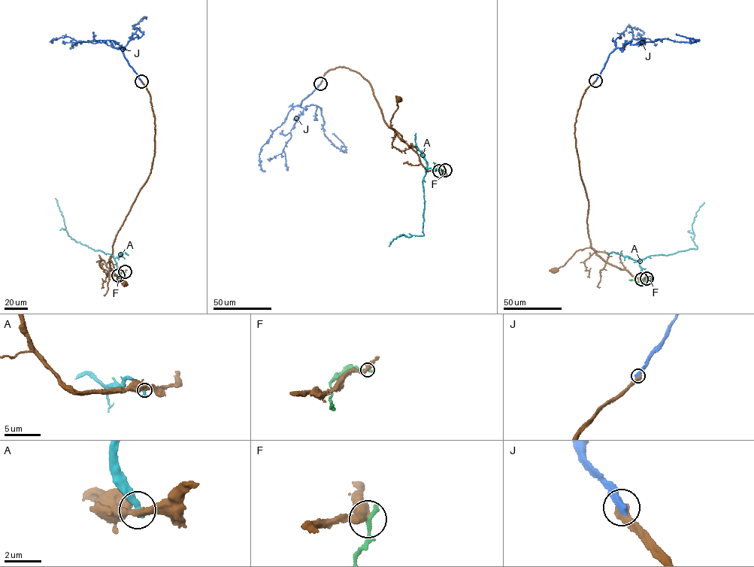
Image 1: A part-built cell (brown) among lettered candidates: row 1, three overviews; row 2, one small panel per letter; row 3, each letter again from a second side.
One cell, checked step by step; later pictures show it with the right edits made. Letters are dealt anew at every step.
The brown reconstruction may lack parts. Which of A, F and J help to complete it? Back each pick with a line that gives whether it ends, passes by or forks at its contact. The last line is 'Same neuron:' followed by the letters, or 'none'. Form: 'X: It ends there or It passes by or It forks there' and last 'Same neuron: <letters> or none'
Same neuron: none

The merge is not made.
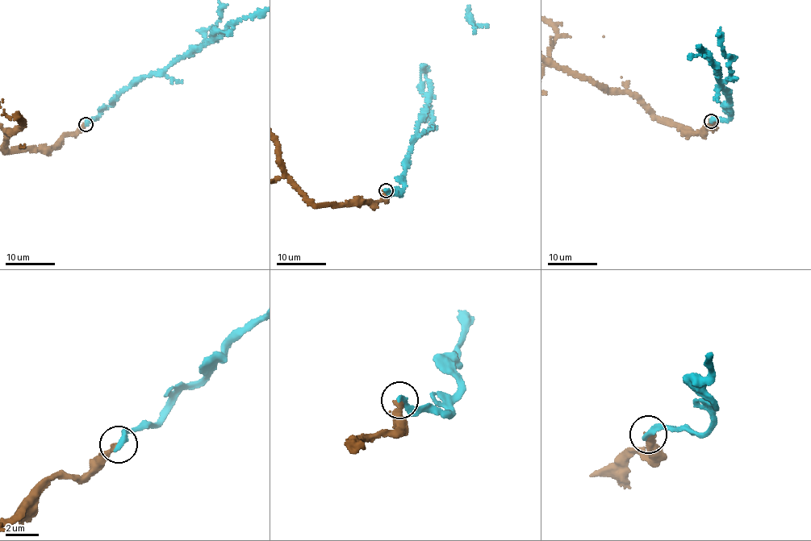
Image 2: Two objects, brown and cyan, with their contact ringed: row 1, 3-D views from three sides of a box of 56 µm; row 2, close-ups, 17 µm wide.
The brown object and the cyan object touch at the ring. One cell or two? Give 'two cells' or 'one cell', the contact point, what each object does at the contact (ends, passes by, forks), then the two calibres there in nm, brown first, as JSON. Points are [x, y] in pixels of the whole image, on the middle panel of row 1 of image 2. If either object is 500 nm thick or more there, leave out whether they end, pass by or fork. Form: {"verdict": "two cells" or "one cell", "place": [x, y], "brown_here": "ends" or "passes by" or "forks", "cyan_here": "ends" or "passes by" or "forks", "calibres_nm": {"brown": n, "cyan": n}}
{"verdict": "two cells", "place": [386, 190], "brown_here": "ends", "cyan_here": "ends", "calibres_nm": {"brown": 380, "cyan": 400}}

